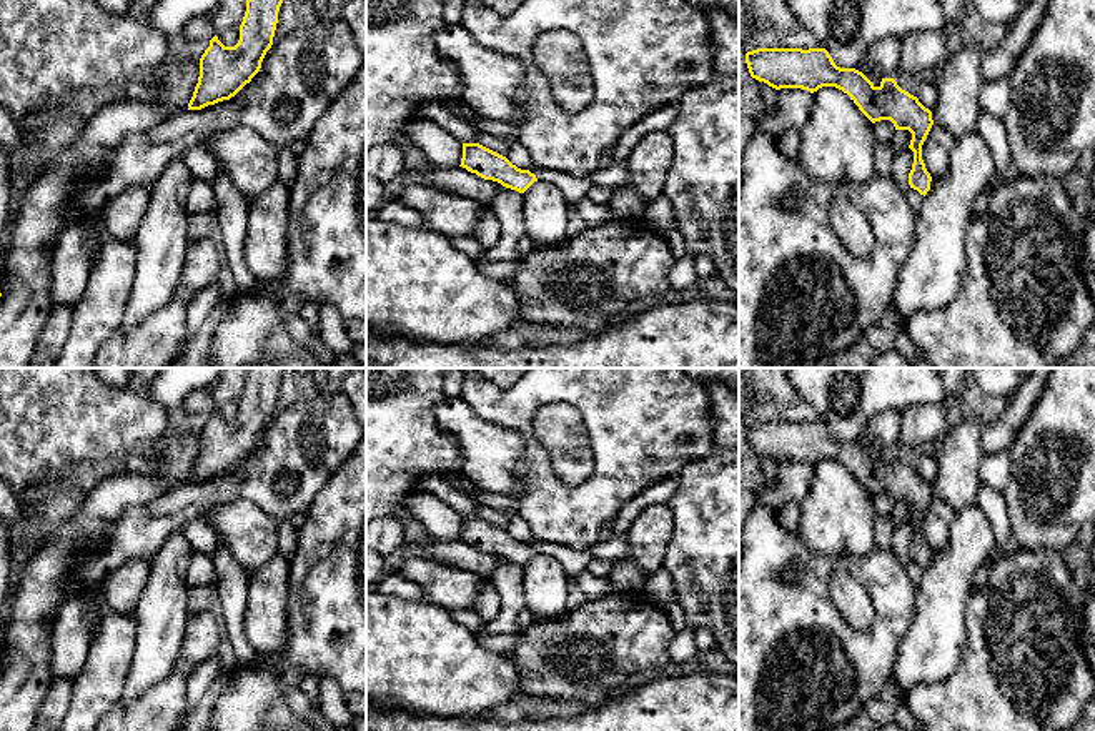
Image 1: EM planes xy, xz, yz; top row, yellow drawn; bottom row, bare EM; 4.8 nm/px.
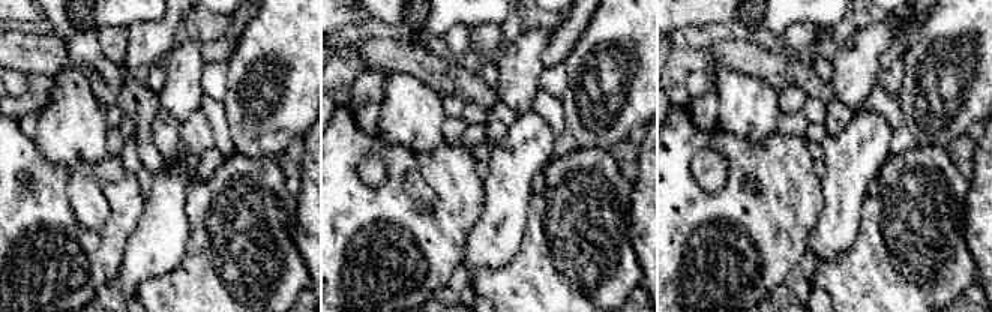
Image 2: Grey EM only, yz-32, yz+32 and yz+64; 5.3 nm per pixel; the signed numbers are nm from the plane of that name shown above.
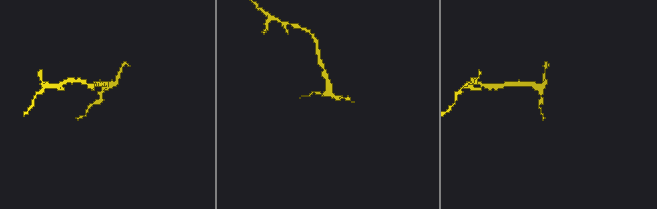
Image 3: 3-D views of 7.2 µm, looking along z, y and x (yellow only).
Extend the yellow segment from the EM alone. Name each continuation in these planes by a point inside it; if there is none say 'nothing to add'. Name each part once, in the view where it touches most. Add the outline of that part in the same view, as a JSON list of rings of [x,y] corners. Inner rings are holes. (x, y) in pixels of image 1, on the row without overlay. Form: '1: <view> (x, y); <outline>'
nothing to add

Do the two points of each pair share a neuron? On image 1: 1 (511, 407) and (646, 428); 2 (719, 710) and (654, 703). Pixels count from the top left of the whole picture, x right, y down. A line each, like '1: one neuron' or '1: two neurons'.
1: one neuron
2: one neuron

